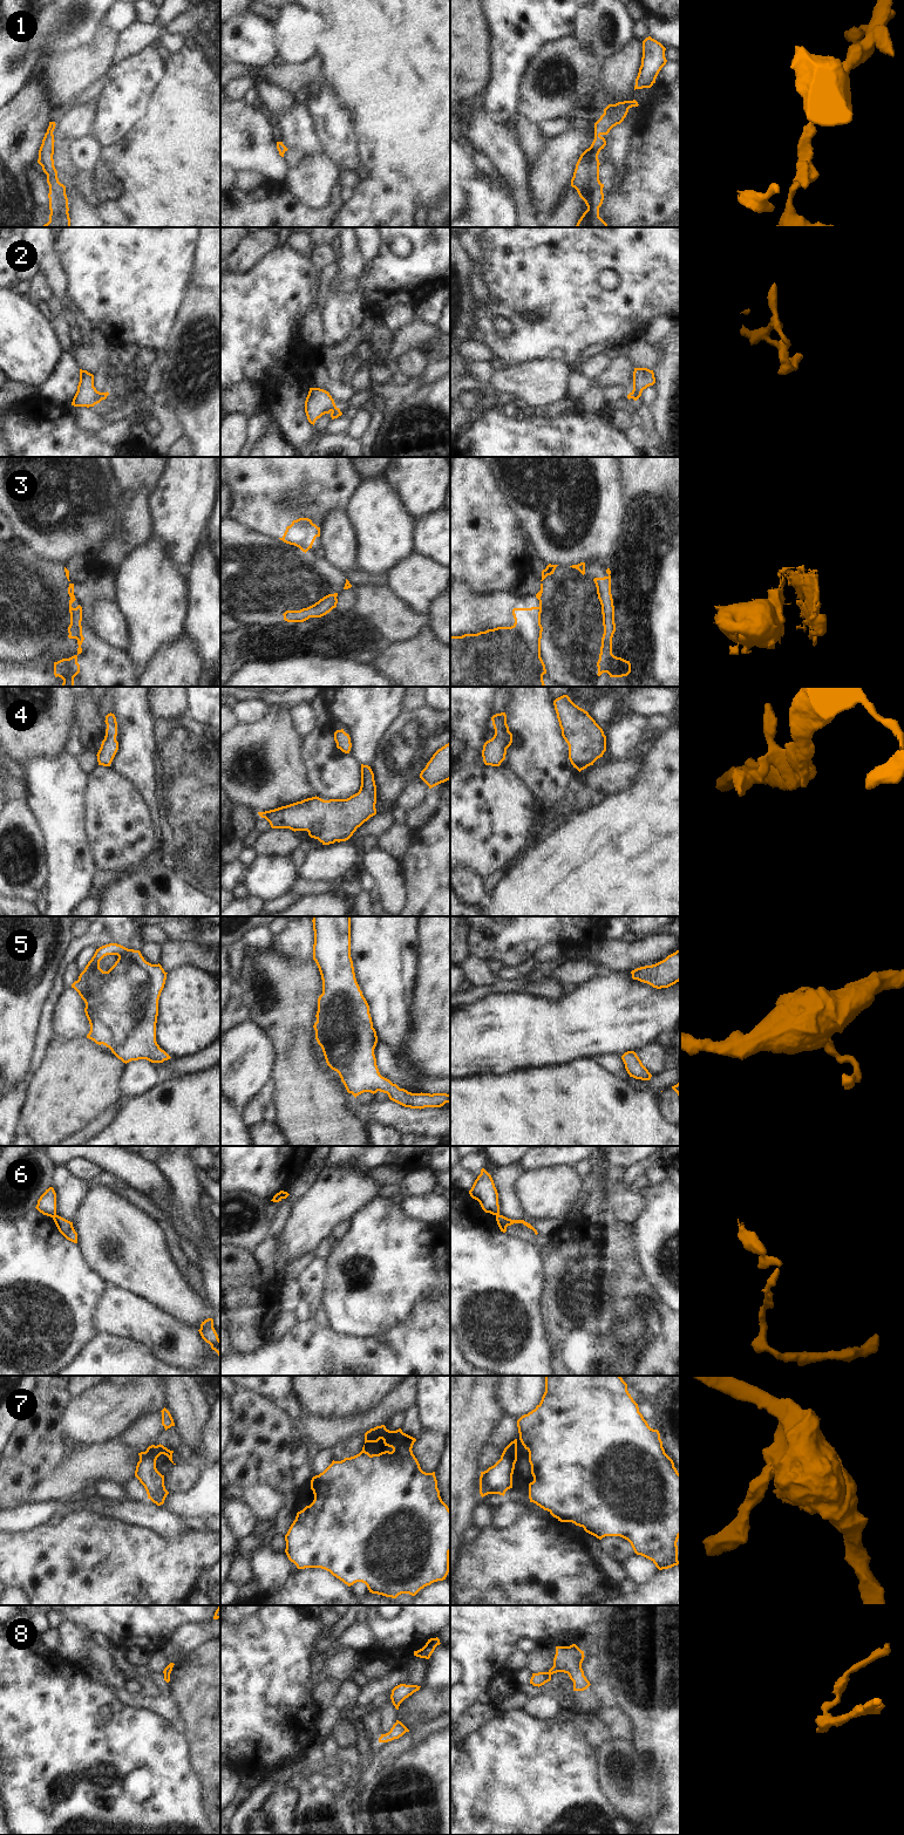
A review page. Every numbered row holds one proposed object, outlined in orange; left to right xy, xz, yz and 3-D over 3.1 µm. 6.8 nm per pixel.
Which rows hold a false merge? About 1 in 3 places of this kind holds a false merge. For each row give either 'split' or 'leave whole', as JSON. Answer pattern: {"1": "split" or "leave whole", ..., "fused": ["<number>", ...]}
{"1": "leave whole", "2": "split", "3": "split", "4": "leave whole", "5": "leave whole", "6": "split", "7": "split", "8": "leave whole", "fused": ["2", "3", "6", "7"]}

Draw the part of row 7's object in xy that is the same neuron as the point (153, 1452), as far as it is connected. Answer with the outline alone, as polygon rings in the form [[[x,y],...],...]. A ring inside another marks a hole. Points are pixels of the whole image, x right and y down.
[[[159,1444],[159,1445],[157,1445],[157,1446],[155,1446],[155,1445],[149,1446],[145,1452],[141,1452],[141,1453],[138,1453],[138,1455],[140,1455],[140,1459],[143,1458],[143,1457],[149,1457],[151,1460],[156,1461],[157,1458],[158,1458],[161,1454],[164,1454],[164,1455],[166,1455],[166,1457],[169,1458],[169,1460],[170,1460],[174,1465],[176,1465],[176,1464],[172,1461],[172,1453],[174,1453],[174,1451],[170,1451],[170,1449],[168,1449],[166,1447],[164,1447],[163,1445]]]

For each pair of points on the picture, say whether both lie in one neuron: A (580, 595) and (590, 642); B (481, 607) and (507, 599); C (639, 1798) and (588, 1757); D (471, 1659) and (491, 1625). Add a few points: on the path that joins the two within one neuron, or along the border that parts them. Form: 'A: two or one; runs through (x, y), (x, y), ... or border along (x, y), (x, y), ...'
A: one; runs through (580, 607), (580, 631)
B: one; runs through (487, 607), (498, 607), (501, 605)
C: two; border along (597, 1748), (597, 1782), (603, 1791)
D: one; runs through (480, 1651), (481, 1636), (483, 1634)

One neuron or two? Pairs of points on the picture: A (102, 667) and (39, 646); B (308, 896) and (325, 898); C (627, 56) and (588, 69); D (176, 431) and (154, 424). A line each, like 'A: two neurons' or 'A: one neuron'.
A: two neurons
B: one neuron
C: two neurons
D: two neurons

